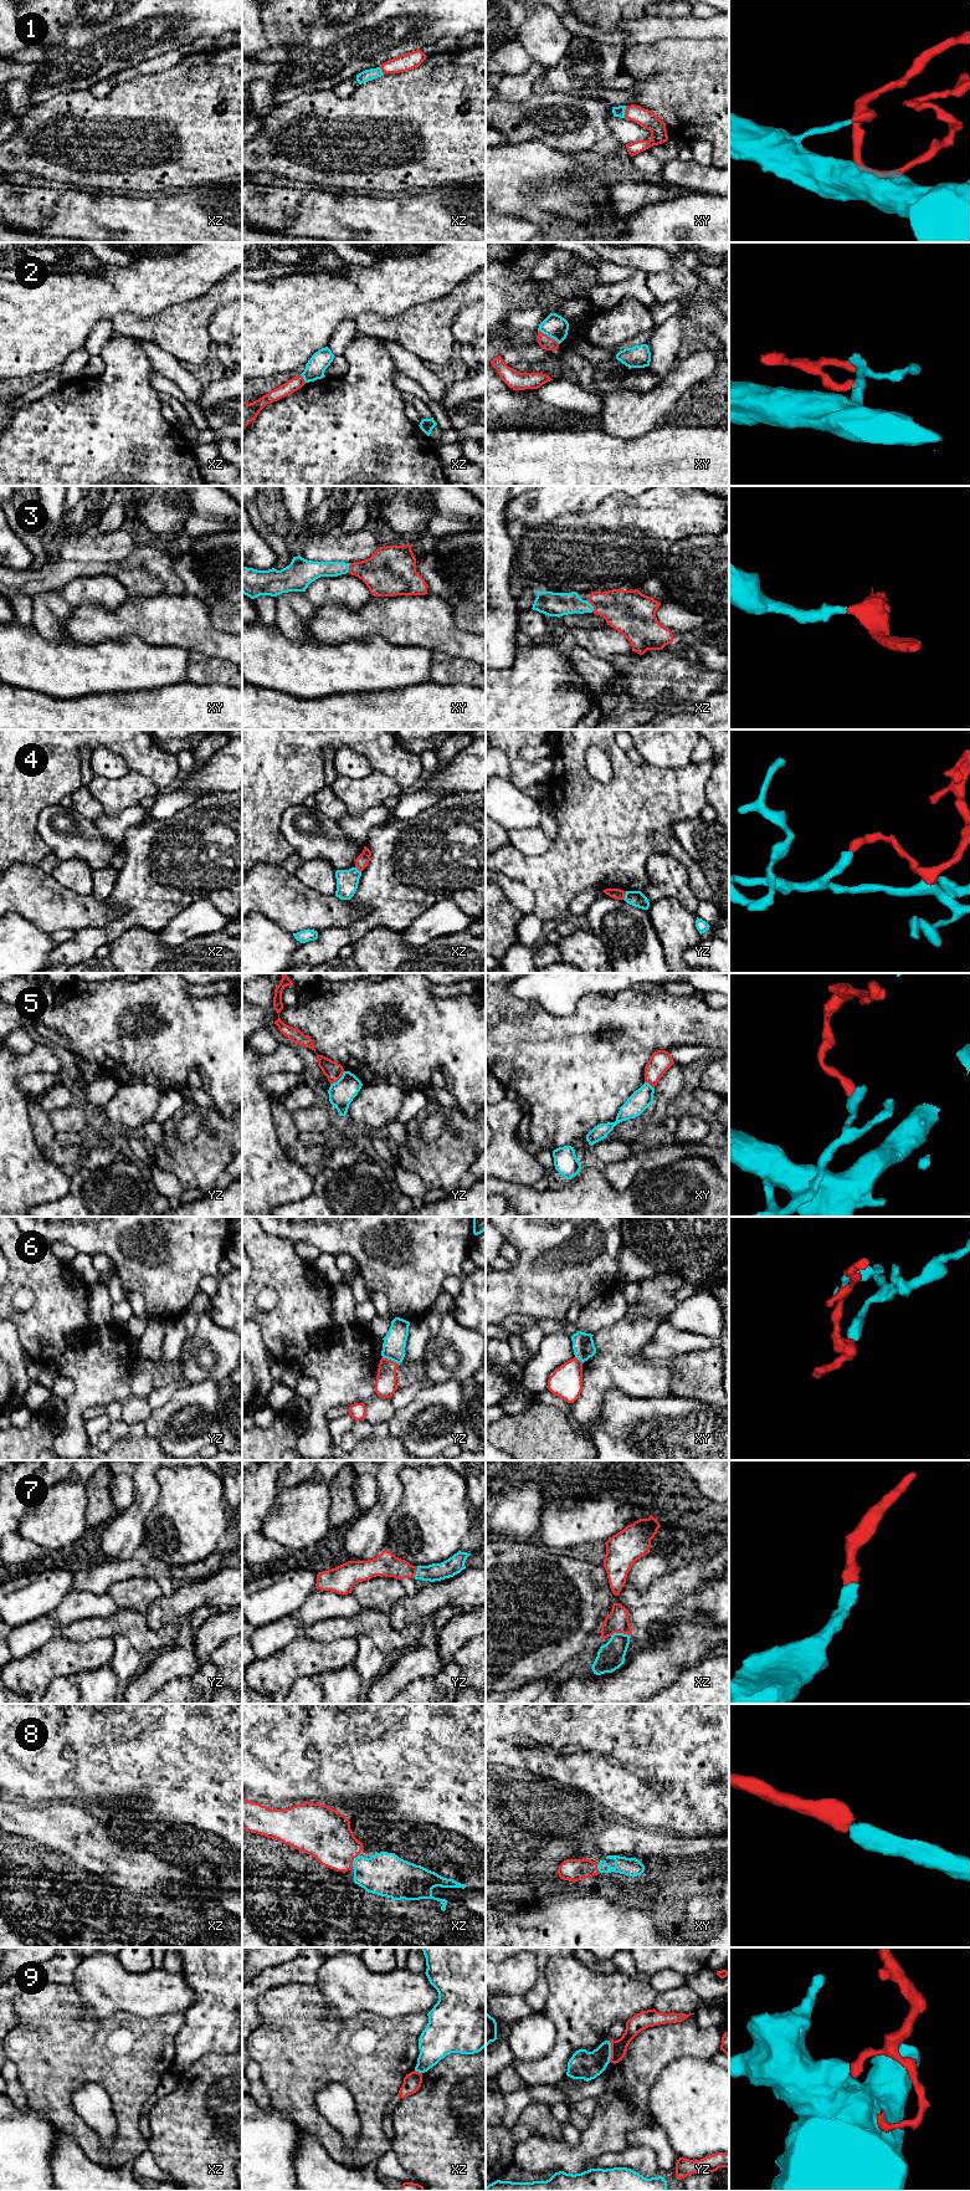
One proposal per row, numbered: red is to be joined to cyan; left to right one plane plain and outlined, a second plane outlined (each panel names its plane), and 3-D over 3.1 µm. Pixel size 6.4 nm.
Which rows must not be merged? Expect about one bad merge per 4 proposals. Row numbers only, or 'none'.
2, 4, 5, 6, 9

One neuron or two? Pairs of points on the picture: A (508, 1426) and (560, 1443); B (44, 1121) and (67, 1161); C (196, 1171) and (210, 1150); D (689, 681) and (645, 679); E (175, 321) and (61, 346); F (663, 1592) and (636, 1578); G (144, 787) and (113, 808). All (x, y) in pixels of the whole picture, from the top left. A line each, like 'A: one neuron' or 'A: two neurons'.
A: one neuron
B: one neuron
C: one neuron
D: one neuron
E: two neurons
F: two neurons
G: one neuron

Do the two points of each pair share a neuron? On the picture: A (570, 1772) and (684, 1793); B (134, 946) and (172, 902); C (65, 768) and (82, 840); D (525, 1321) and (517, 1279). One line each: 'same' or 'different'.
A: same
B: different
C: different
D: different

